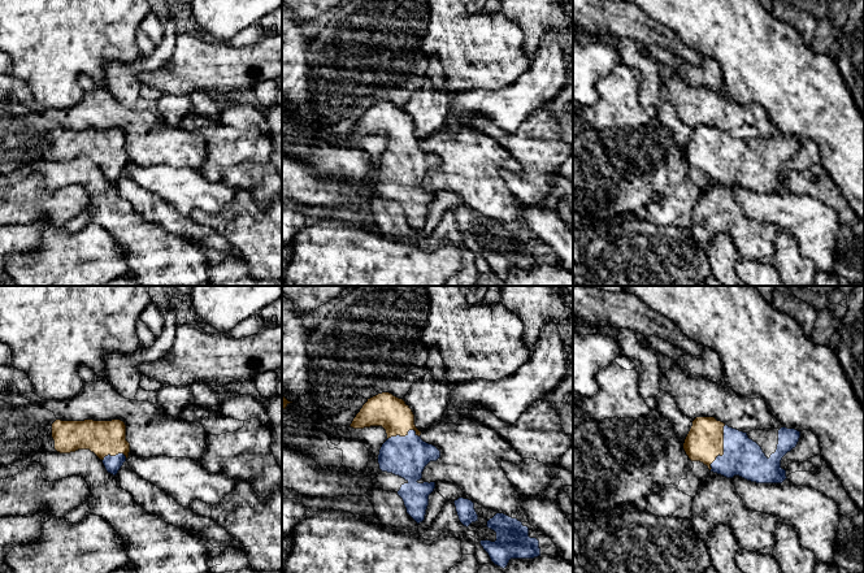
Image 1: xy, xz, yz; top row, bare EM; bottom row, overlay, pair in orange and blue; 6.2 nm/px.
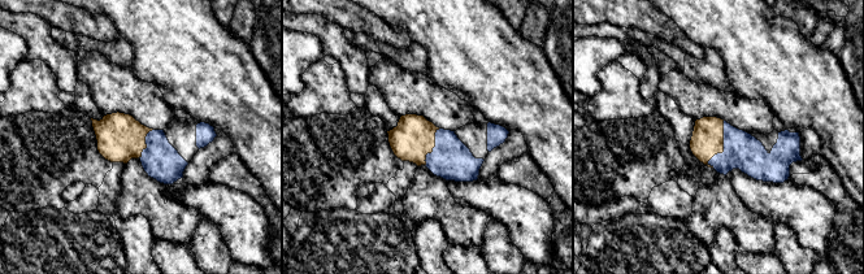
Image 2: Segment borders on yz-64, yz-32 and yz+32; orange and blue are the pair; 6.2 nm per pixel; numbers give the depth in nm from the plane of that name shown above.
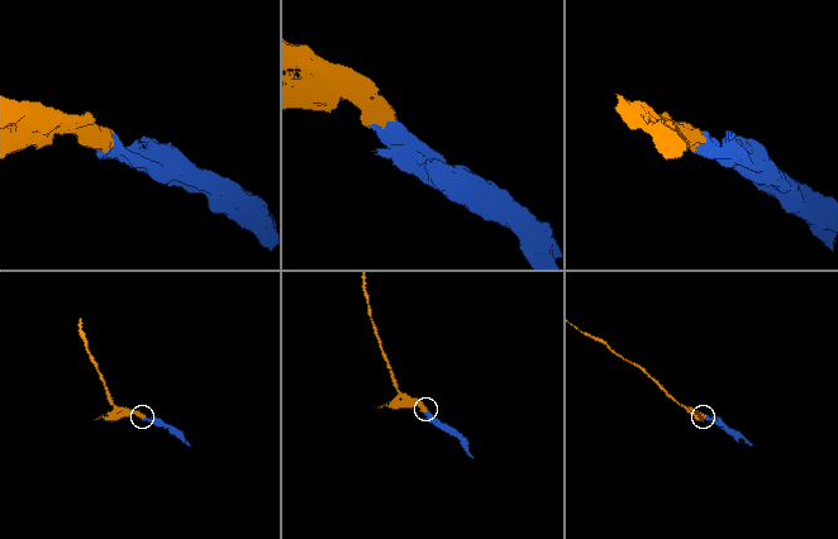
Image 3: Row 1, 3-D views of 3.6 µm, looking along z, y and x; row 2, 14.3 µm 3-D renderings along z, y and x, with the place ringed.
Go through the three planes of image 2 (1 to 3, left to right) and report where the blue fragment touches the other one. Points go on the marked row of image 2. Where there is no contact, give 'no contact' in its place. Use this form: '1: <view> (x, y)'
1: yz-64 (144, 143)
2: yz-32 (433, 147)
3: yz+32 (723, 146)

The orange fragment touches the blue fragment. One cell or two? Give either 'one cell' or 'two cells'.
one cell

